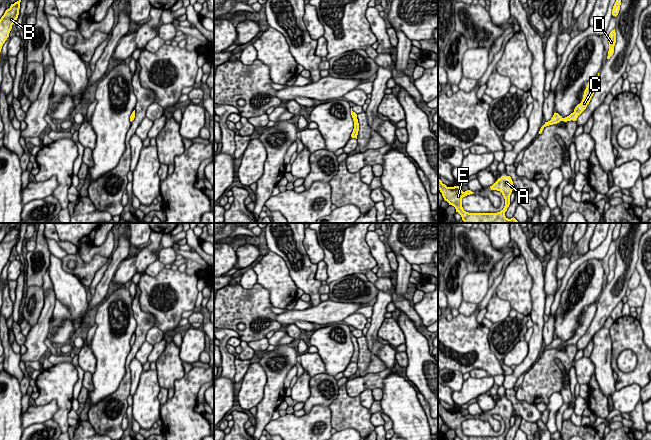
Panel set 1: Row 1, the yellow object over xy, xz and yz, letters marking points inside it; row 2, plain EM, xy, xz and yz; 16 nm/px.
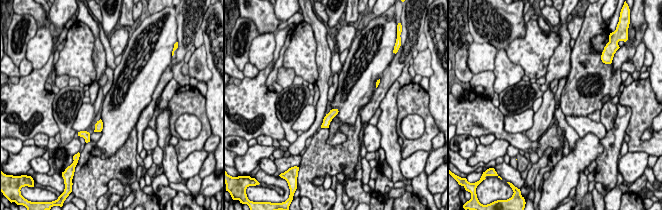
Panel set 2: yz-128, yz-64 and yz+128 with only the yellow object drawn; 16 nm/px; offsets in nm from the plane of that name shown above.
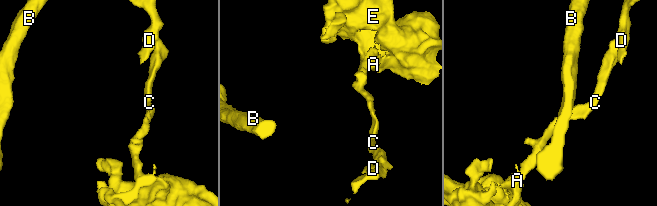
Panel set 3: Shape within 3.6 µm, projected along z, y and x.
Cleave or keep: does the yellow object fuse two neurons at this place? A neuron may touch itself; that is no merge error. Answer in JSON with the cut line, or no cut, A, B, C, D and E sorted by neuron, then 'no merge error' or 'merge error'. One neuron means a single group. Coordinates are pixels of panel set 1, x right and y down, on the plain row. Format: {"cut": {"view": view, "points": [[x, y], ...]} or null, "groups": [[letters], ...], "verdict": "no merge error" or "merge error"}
{"cut": {"view": "yz", "points": [[563, 342], [564, 345]]}, "groups": [["A", "B", "E"], ["C", "D"]], "verdict": "merge error"}

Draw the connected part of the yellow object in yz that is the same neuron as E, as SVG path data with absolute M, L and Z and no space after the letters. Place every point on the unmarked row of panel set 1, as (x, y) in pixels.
M501 400L492 410L491 414L500 415L505 423L504 432L497 437L469 437L466 436L462 431L462 422L473 418L471 414L463 416L459 410L447 411L442 405L438 402L438 413L442 417L442 420L445 425L455 431L456 436L461 440L505 440L505 436L510 429L510 419L513 414L513 405L510 400Z

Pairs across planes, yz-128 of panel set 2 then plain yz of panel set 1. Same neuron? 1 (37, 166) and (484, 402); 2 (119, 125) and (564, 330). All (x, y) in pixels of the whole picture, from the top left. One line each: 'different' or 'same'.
1: same
2: same

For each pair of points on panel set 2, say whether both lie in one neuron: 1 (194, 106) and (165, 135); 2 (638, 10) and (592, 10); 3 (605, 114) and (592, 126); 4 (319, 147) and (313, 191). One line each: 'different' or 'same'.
1: different
2: different
3: different
4: same

